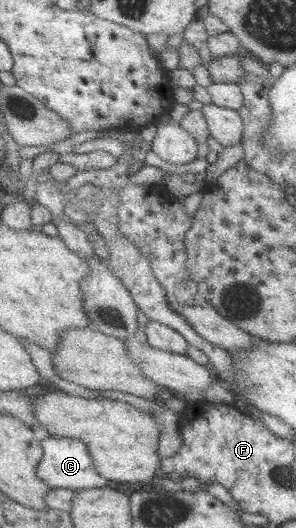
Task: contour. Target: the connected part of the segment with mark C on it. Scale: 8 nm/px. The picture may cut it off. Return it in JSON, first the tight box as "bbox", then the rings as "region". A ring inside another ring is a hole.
{"bbox":[38,436,108,490],"region":[[[41,436],[45,455],[39,464],[38,476],[49,484],[52,489],[68,488],[70,490],[84,490],[104,488],[108,486],[108,479],[97,471],[93,456],[90,454],[86,442],[69,437]]]}

